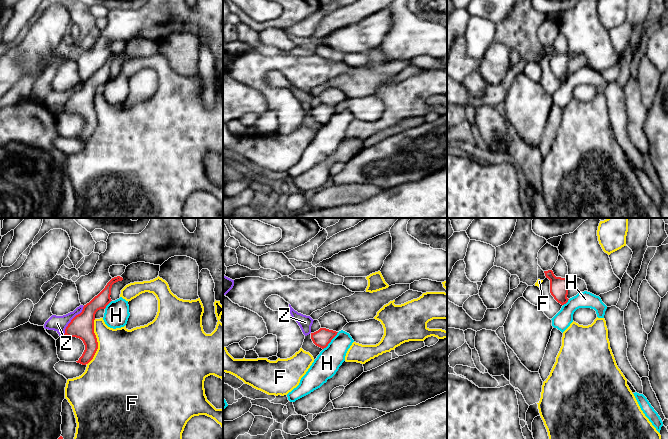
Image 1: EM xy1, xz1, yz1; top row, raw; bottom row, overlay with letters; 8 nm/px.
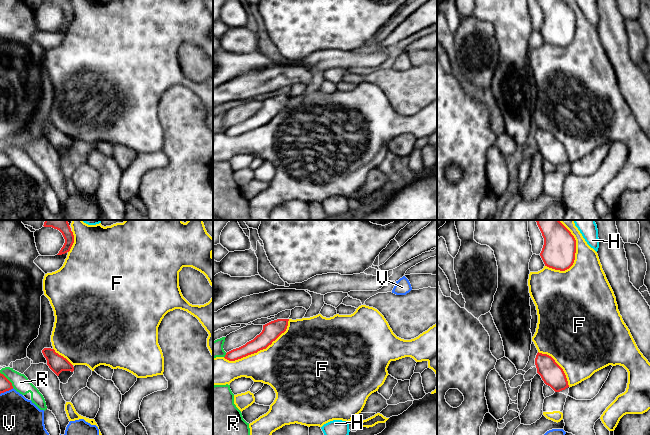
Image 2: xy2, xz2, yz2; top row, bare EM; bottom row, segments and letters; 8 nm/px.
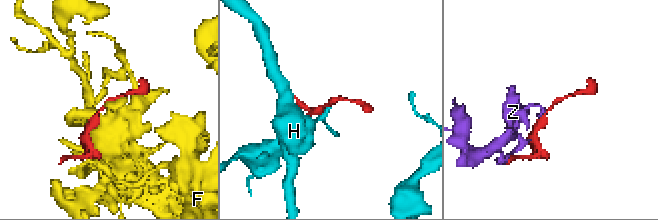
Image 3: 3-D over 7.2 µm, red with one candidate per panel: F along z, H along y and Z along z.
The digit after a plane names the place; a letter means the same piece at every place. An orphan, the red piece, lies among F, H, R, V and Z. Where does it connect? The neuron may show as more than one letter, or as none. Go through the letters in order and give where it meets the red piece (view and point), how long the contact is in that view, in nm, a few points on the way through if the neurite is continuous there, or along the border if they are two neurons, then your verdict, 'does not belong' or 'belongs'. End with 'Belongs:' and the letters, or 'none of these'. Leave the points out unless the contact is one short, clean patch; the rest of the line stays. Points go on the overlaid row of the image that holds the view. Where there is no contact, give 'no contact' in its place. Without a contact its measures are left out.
F: meets red in xz2 at (259, 350); contact 600 nm long; belongs
H: meets red in xz1 at (330, 341); contact 190 nm long; border along xz1 (338, 332), (323, 349); does not belong
R: meets red in xy2 at (8, 380); contact 170 nm long; does not belong
V: meets red in xy2 at (6, 390); contact 120 nm long; does not belong
Z: meets red in xy1 at (71, 320); contact 280 nm long; border along xy1 (84, 306), (71, 320), (63, 334); does not belong
Belongs: F

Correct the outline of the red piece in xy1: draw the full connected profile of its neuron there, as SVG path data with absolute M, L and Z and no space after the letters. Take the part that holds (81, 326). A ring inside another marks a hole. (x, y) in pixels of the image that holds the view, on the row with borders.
M120 276L112 278L105 288L95 296L89 303L84 305L80 314L76 315L65 329L65 334L69 337L76 337L83 341L85 350L77 363L82 365L88 364L94 357L98 342L94 333L95 314L100 309L105 309L112 301L110 298L112 285L122 281Z

